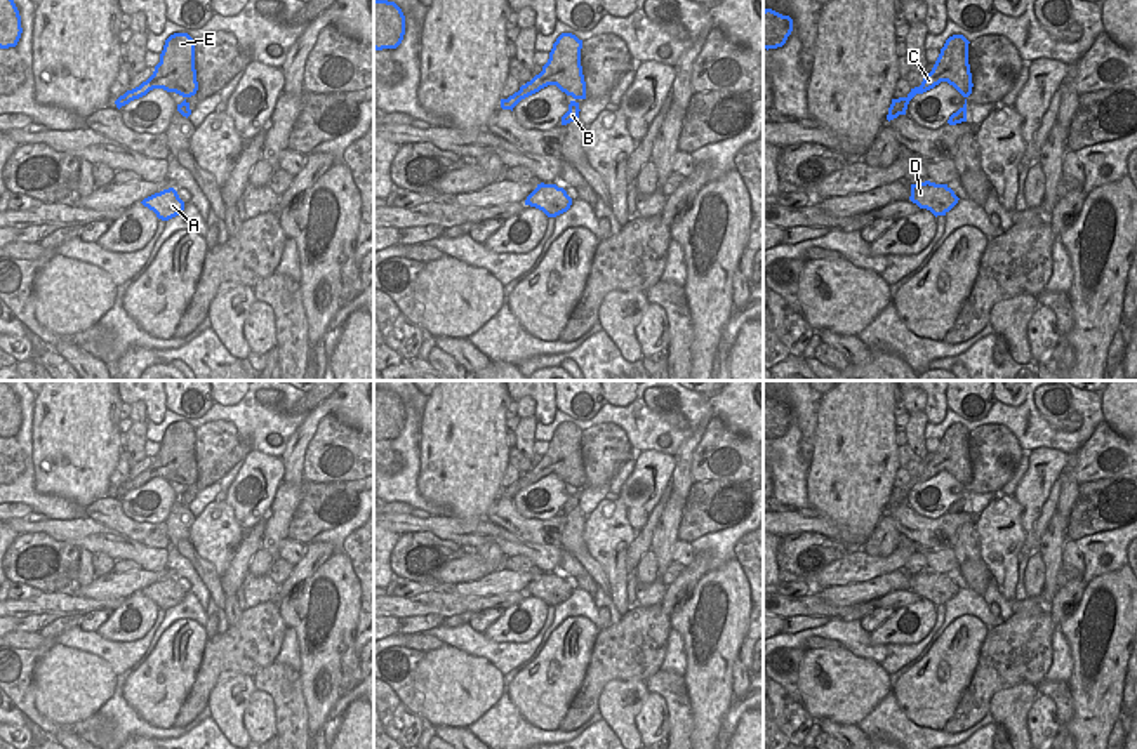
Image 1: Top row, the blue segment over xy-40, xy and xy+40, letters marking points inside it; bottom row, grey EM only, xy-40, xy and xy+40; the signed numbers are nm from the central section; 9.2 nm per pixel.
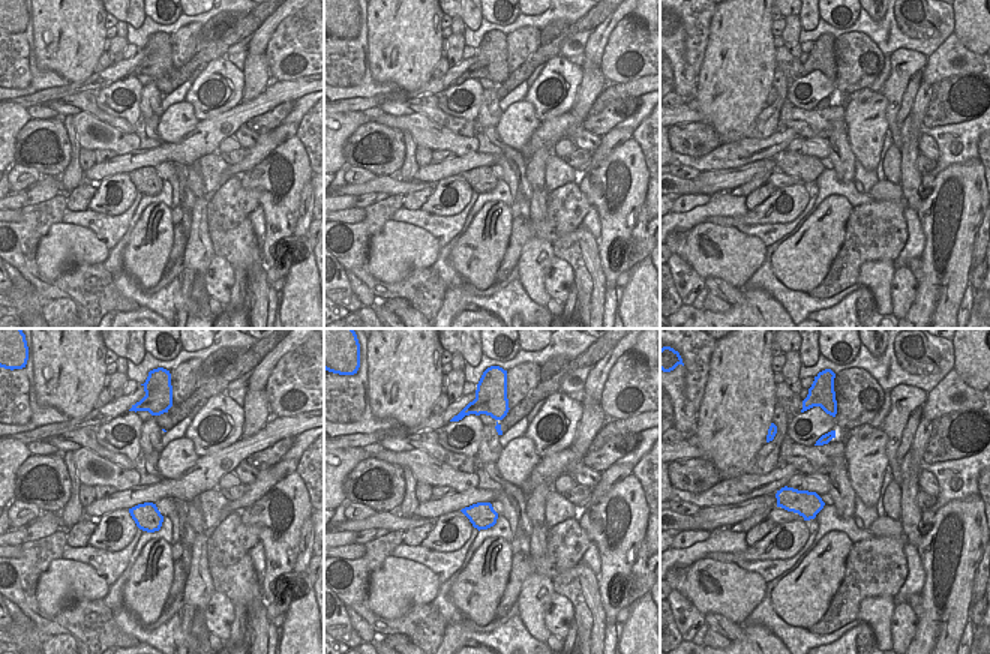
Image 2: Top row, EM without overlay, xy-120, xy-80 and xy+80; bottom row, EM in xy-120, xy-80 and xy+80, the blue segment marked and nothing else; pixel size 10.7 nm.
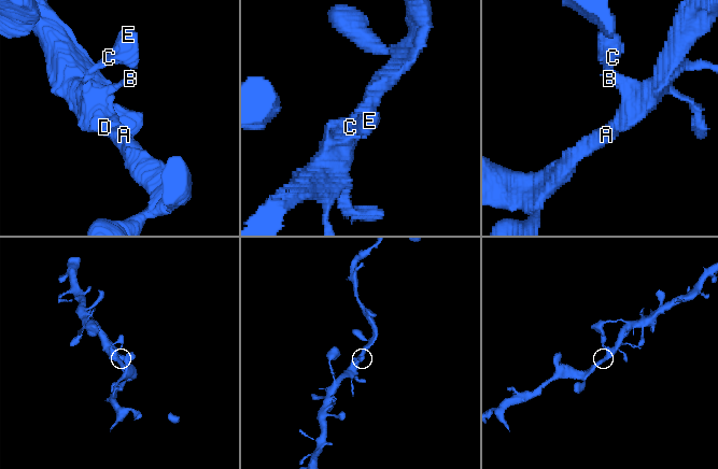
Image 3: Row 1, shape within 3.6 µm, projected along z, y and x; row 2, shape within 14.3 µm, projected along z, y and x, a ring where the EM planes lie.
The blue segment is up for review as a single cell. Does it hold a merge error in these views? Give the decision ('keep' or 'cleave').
keep

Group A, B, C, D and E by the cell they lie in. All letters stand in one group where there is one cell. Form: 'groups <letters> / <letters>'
groups A B C D E

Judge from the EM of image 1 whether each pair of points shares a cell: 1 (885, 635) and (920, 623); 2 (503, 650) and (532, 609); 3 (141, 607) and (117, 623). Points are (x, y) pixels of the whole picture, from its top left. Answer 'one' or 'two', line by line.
1: one
2: two
3: one

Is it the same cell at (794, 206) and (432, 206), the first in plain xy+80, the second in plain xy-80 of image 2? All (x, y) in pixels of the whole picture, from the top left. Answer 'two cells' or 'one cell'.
one cell

